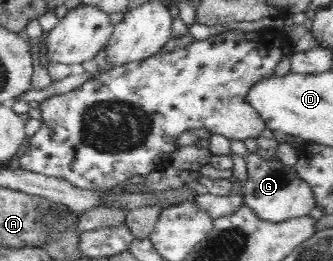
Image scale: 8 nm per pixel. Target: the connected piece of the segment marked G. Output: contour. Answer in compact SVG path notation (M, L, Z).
M256 137L246 138L244 144L252 155L245 157L248 178L244 184L243 197L245 206L251 208L258 218L267 222L285 222L309 215L311 210L317 207L311 185L299 177L295 166L287 166L283 161L264 162L255 155L258 148Z

